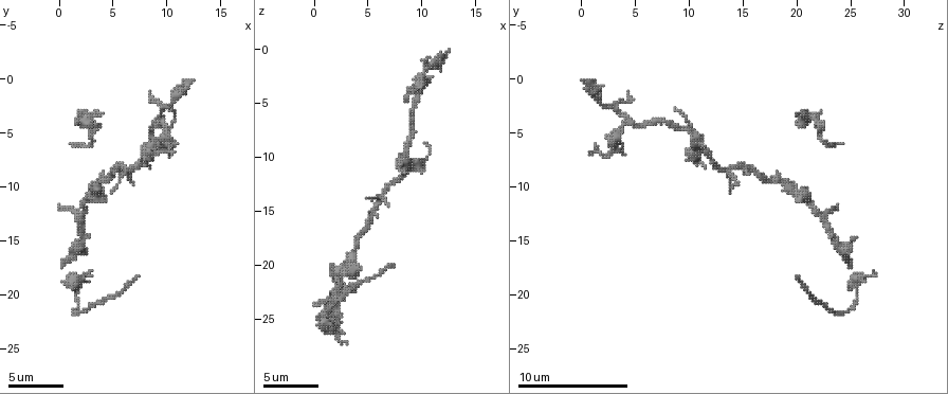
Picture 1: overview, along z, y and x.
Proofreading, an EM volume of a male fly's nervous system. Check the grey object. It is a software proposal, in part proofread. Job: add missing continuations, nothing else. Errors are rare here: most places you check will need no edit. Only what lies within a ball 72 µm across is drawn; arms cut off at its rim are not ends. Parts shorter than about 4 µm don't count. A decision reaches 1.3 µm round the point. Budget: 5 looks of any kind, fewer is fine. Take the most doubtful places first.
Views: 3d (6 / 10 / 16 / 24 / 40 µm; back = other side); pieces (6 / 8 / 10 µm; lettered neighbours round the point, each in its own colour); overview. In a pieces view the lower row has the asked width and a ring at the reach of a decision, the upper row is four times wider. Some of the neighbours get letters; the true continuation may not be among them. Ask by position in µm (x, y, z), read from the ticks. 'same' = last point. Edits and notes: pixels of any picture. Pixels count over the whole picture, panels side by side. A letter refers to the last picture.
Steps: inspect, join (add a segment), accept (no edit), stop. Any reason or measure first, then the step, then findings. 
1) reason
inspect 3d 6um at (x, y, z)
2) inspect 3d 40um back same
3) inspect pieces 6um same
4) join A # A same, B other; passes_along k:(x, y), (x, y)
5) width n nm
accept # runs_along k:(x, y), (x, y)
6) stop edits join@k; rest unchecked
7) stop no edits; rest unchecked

branch stops here
inspect pieces 6um at (7.2, 18.6, 20.0)

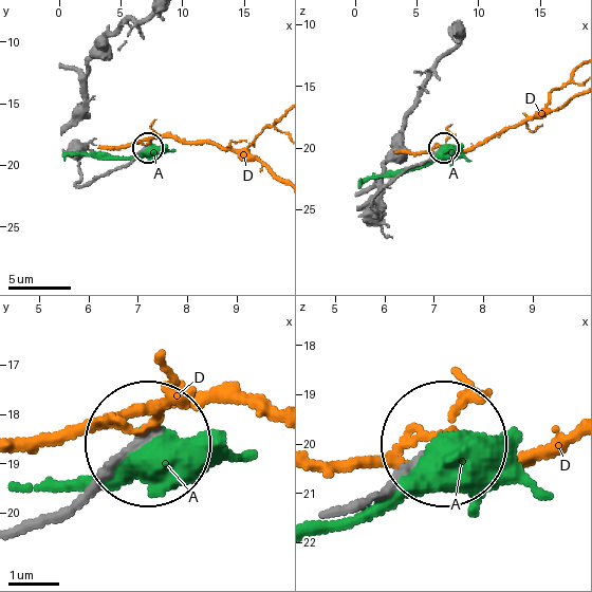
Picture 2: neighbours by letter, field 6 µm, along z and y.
accept # A other, D other; runs_along 2:(353, 510), (438, 446); no lettered segment goes on from it

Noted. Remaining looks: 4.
tapers out
inspect pieces 6um at (6.8, 9.8, 14.4)

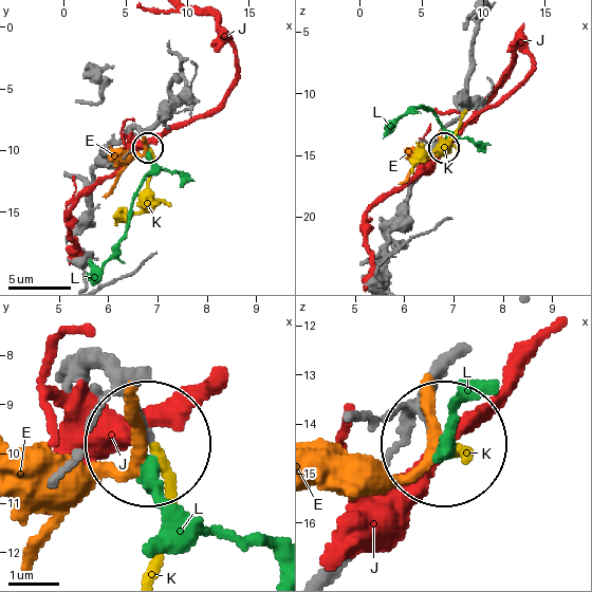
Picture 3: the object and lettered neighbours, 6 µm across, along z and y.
join K # E other, J other, K same, L other; passes_along 3:(407, 420), (462, 452); the neuron continues

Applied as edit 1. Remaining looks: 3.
inspect overview

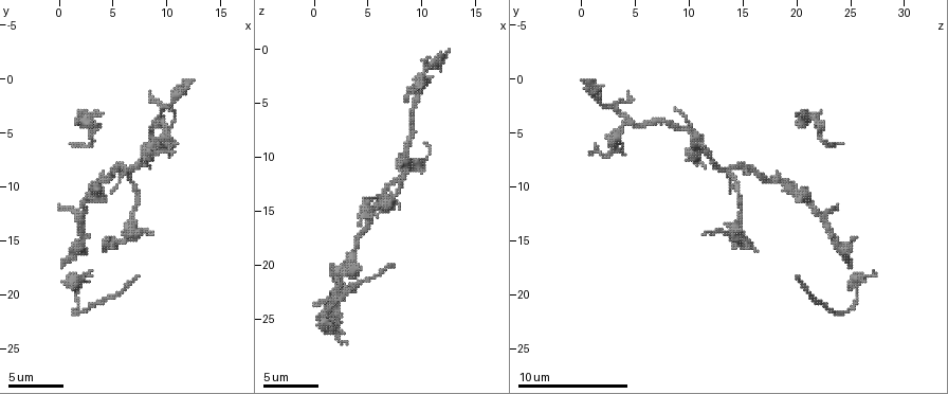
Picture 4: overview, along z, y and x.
tapers out
inspect pieces 6um at (8.6, 14.6, 11.6)

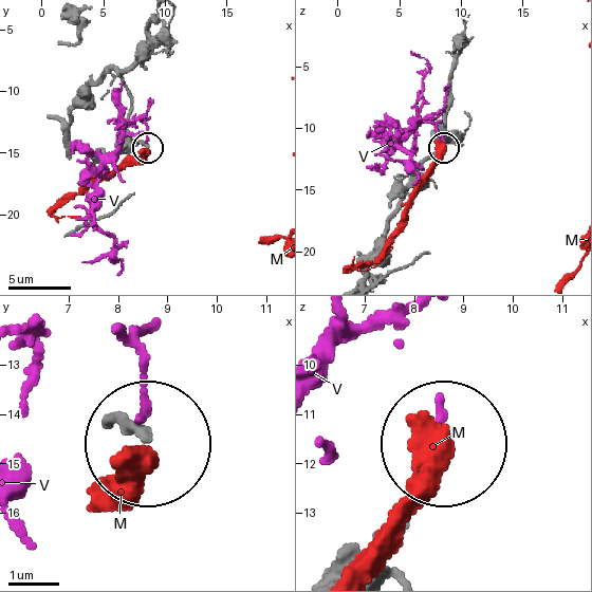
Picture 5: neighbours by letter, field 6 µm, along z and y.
accept # M other, V other; no lettered segment goes on from it

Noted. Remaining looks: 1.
stop edits join@3; rest unchecked

